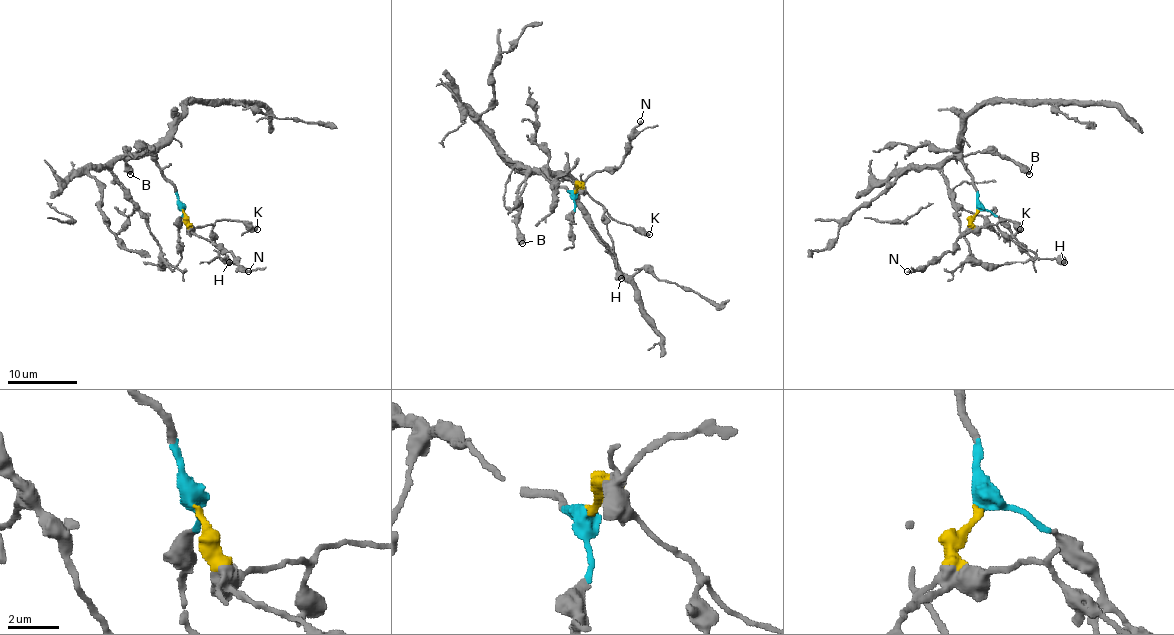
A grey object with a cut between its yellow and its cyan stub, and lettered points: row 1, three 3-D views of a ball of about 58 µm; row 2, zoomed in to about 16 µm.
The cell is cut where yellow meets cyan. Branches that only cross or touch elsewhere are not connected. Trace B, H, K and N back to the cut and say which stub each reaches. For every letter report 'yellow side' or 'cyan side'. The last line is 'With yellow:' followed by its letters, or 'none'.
B: cyan side
H: yellow side
K: yellow side
N: yellow side
With yellow: H, K, N

